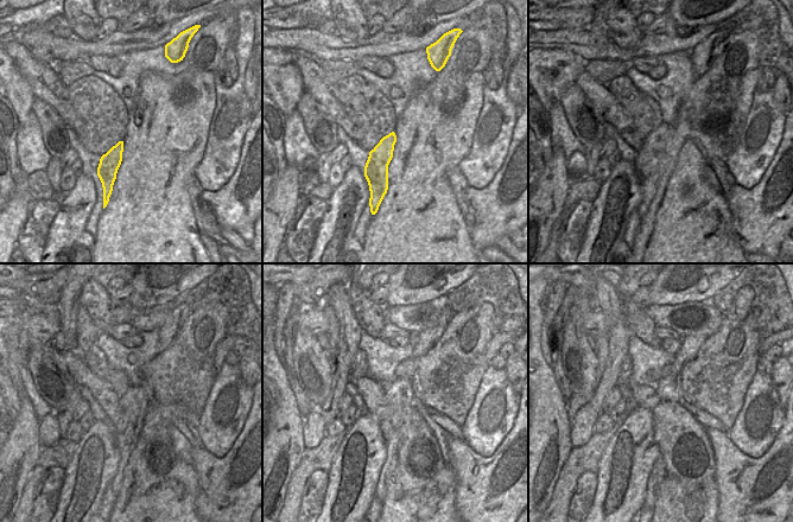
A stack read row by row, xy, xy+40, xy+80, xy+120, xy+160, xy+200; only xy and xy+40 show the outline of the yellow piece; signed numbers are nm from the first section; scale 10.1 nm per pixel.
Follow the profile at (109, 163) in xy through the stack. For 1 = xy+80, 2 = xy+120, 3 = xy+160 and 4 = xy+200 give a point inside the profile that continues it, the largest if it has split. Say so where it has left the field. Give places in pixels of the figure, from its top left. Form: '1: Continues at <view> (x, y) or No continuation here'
1: Continues at xy+80 (647, 161)
2: Continues at xy+120 (133, 403)
3: Continues at xy+160 (400, 392)
4: Continues at xy+200 (667, 388)

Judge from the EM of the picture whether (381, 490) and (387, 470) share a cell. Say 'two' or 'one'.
one

